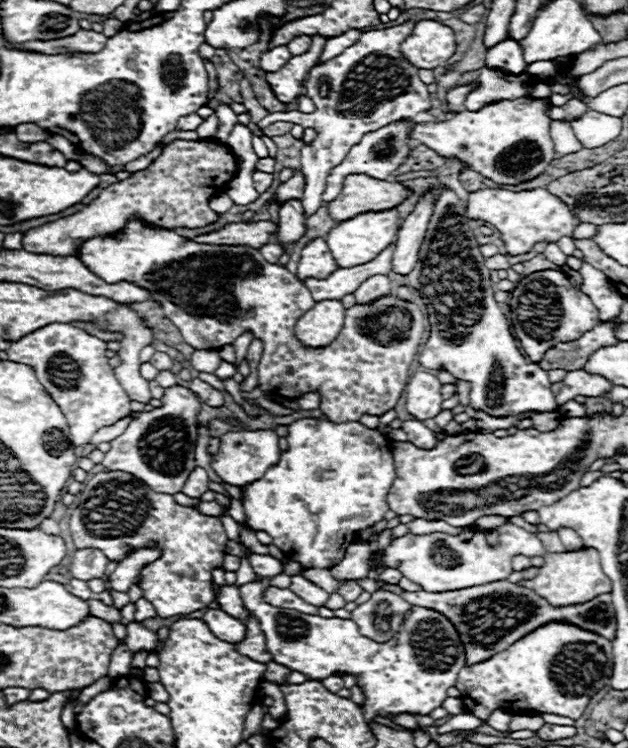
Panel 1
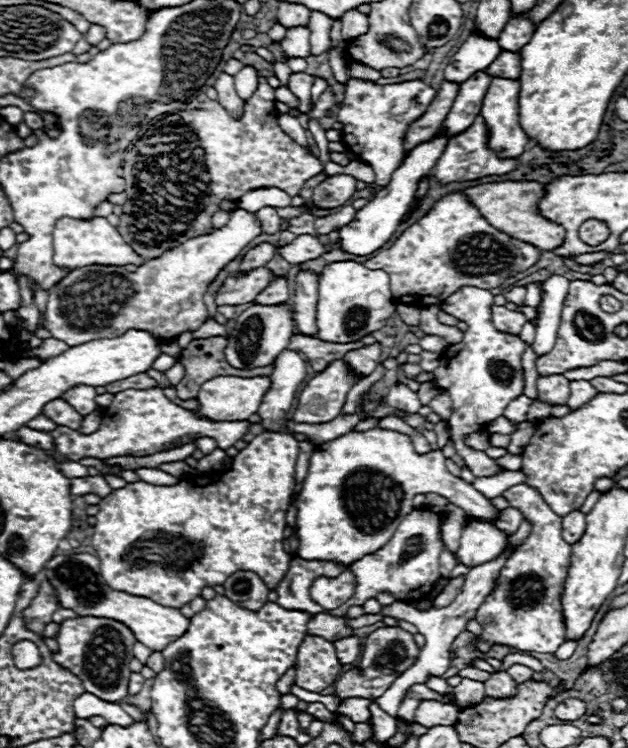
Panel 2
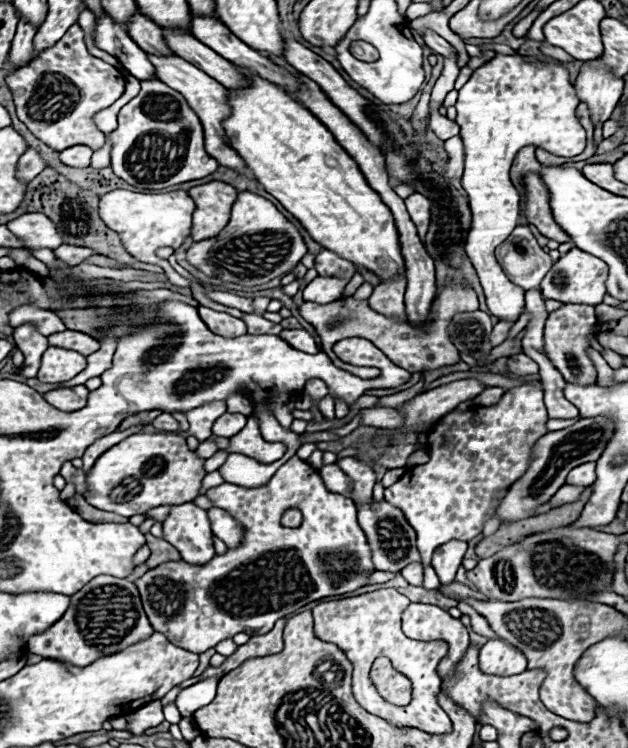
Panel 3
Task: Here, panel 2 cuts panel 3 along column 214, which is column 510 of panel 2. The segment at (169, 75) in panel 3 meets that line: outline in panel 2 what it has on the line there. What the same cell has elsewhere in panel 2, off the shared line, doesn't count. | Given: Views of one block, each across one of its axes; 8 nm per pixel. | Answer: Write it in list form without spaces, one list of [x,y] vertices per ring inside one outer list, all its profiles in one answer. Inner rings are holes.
[[[494,78],[484,100],[482,100],[482,110],[480,116],[486,120],[488,128],[488,148],[496,152],[498,158],[518,158],[524,152],[524,146],[528,142],[528,136],[518,124],[518,80],[504,80],[504,78]]]

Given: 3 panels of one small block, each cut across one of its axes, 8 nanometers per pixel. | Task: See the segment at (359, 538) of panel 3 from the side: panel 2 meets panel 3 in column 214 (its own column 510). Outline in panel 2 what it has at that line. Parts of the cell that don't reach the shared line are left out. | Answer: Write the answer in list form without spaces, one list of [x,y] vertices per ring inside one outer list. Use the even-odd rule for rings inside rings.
[[[516,484],[506,492],[502,492],[502,496],[508,500],[512,508],[518,508],[522,512],[522,516],[532,524],[532,530],[530,530],[530,536],[524,540],[524,544],[506,560],[492,594],[488,594],[488,598],[484,600],[484,604],[480,604],[476,612],[476,620],[484,628],[482,636],[478,638],[478,648],[486,652],[490,644],[504,644],[504,646],[518,648],[522,652],[556,652],[566,638],[560,596],[564,592],[564,582],[570,568],[572,546],[562,538],[562,518],[550,510],[550,506],[544,502],[544,498],[536,488],[528,484]]]

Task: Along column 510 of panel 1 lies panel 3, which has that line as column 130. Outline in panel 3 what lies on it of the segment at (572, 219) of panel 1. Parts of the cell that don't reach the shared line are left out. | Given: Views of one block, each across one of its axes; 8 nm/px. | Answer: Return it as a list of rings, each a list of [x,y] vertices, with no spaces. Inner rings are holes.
[[[112,190],[100,196],[100,218],[108,228],[120,234],[124,248],[140,262],[160,264],[156,250],[158,248],[180,248],[190,236],[194,200],[186,190],[166,192],[166,194],[140,194],[130,190]]]

